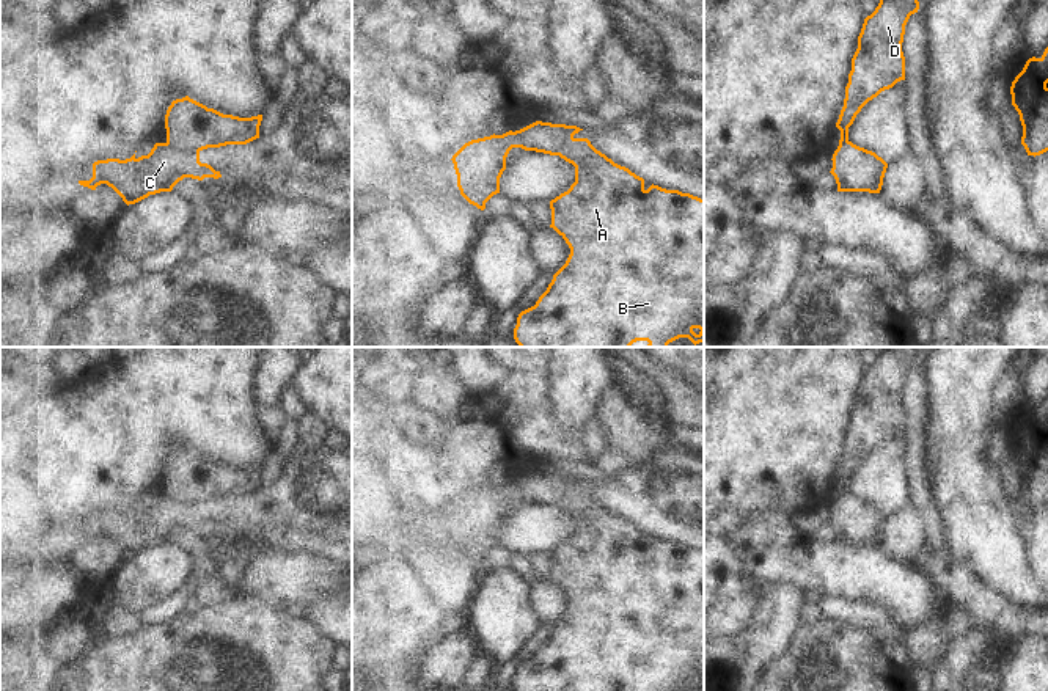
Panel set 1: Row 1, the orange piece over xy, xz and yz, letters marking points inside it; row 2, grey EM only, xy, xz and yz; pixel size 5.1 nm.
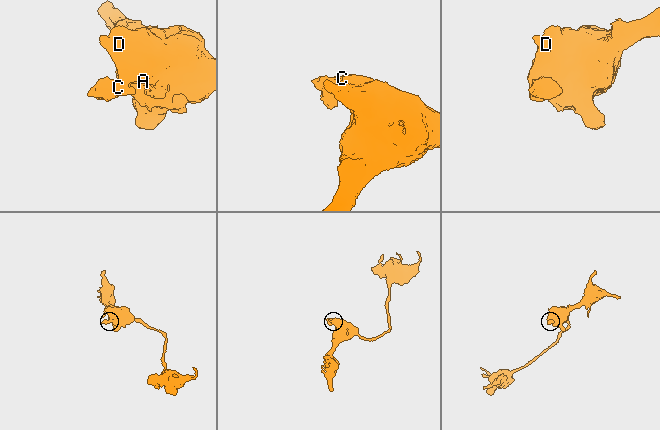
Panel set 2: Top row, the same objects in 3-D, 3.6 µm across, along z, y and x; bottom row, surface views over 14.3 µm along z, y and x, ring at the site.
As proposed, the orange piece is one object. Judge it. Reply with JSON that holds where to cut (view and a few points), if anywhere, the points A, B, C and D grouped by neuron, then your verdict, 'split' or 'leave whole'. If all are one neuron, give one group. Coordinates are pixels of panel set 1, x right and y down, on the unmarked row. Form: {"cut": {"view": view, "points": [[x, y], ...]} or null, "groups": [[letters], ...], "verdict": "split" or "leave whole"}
{"cut": {"view": "xy", "points": [[165, 495], [178, 501], [198, 504]]}, "groups": [["A", "B", "D"], ["C"]], "verdict": "split"}

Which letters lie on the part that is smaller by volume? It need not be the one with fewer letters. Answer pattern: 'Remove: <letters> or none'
Remove: C

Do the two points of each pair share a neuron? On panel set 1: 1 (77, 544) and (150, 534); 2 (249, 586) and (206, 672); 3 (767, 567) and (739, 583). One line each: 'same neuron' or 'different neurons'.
1: different neurons
2: different neurons
3: different neurons

